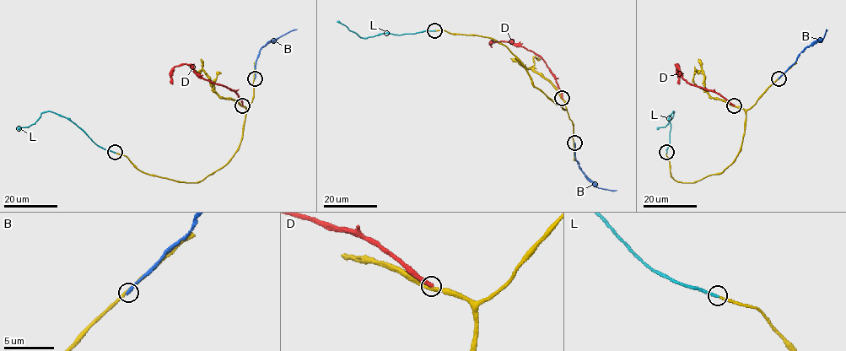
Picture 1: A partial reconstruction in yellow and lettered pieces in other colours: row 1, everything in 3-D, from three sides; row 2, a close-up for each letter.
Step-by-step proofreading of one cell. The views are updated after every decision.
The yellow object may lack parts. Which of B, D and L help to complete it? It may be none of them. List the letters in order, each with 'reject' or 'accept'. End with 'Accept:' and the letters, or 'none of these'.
B: reject
D: reject
L: accept
Accept: L

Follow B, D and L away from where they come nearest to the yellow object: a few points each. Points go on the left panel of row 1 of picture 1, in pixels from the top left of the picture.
B: (254, 78), (260, 50), (269, 41), (296, 29)
D: (242, 105), (234, 90), (202, 78), (187, 64), (180, 63), (173, 68), (172, 83)
L: (115, 152), (99, 147), (74, 123), (50, 111), (43, 112), (28, 126), (17, 129)

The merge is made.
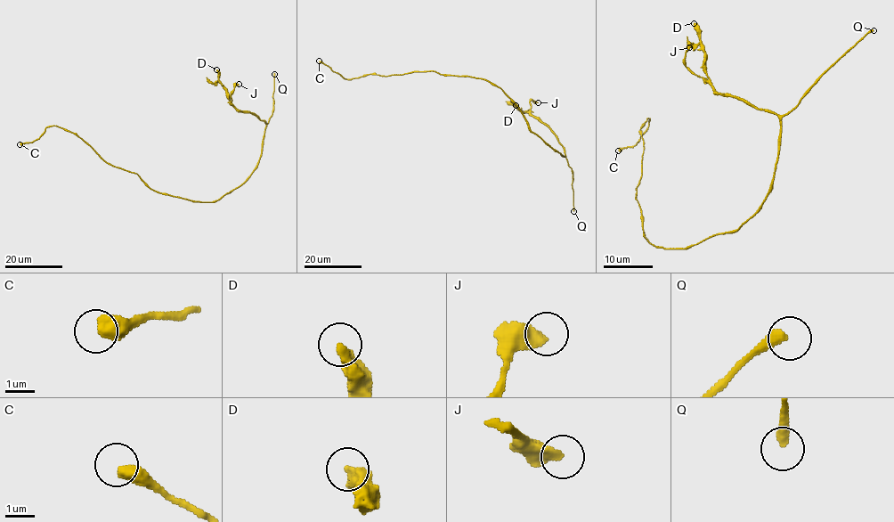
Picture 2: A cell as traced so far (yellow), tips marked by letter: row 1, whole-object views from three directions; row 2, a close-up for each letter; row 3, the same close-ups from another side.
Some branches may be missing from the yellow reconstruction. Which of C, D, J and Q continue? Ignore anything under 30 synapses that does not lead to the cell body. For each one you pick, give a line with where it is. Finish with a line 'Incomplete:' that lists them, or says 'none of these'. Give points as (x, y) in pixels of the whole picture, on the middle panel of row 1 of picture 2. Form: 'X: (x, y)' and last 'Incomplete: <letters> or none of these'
Q: (573, 211)
Incomplete: Q

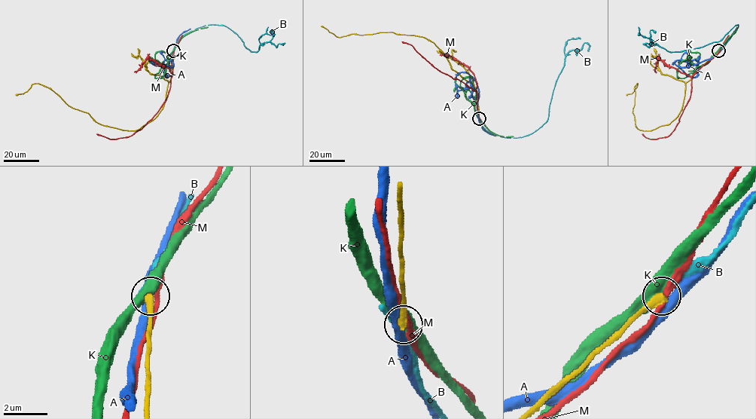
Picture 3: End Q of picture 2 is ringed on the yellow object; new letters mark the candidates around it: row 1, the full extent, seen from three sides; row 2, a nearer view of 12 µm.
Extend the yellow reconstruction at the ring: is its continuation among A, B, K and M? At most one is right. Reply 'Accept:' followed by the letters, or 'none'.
Accept: none

